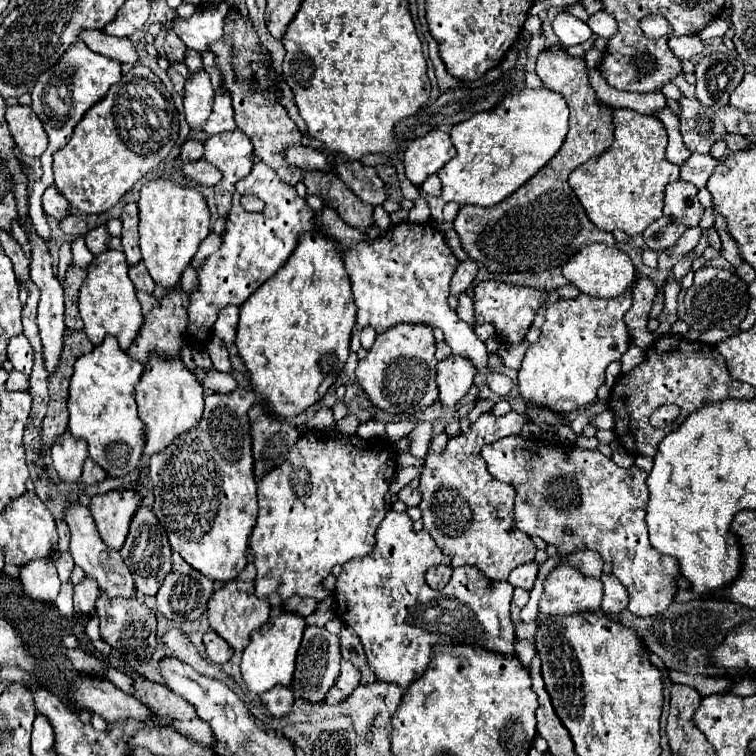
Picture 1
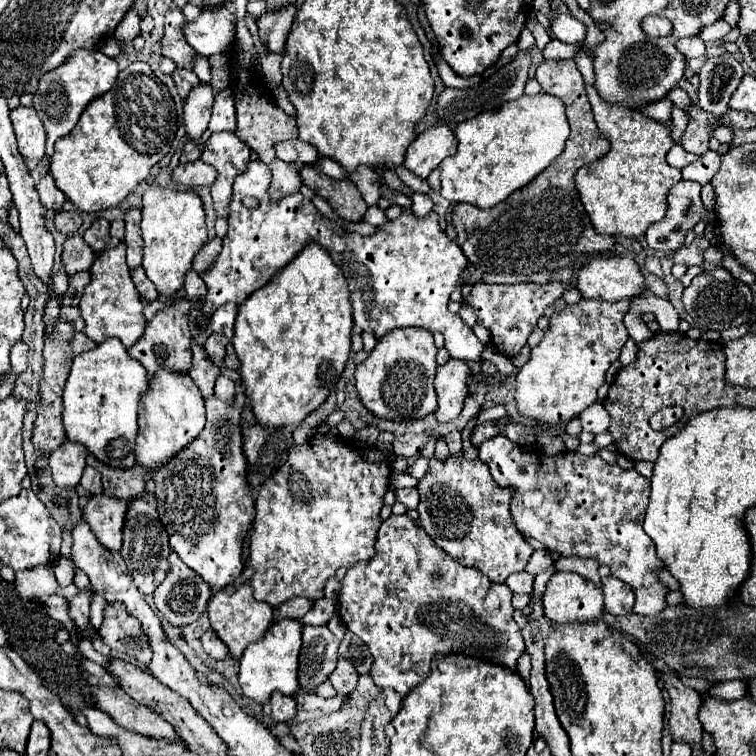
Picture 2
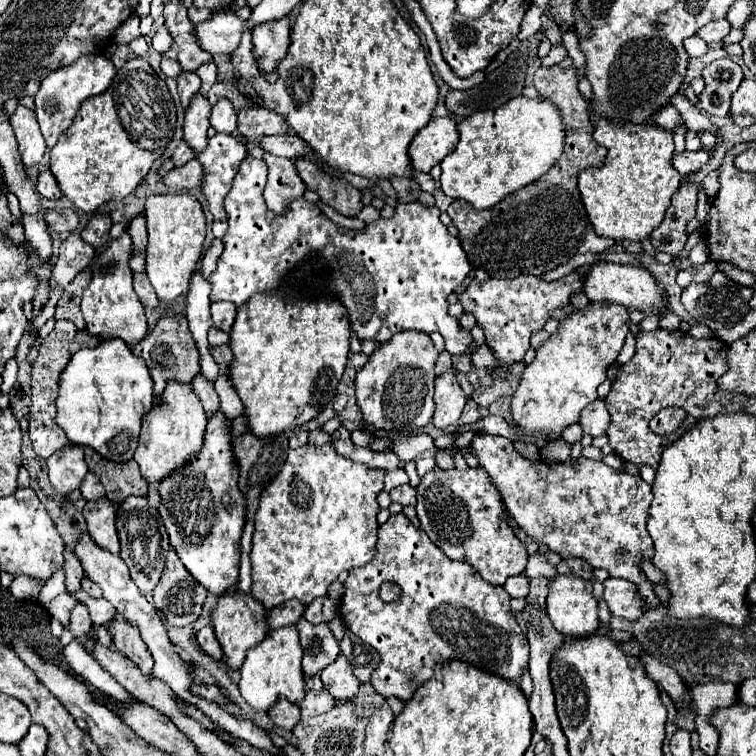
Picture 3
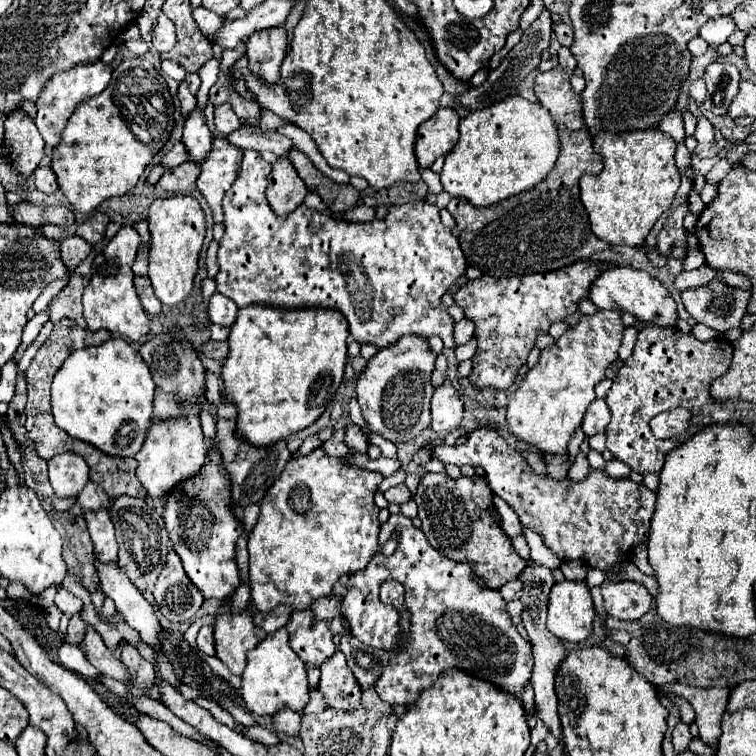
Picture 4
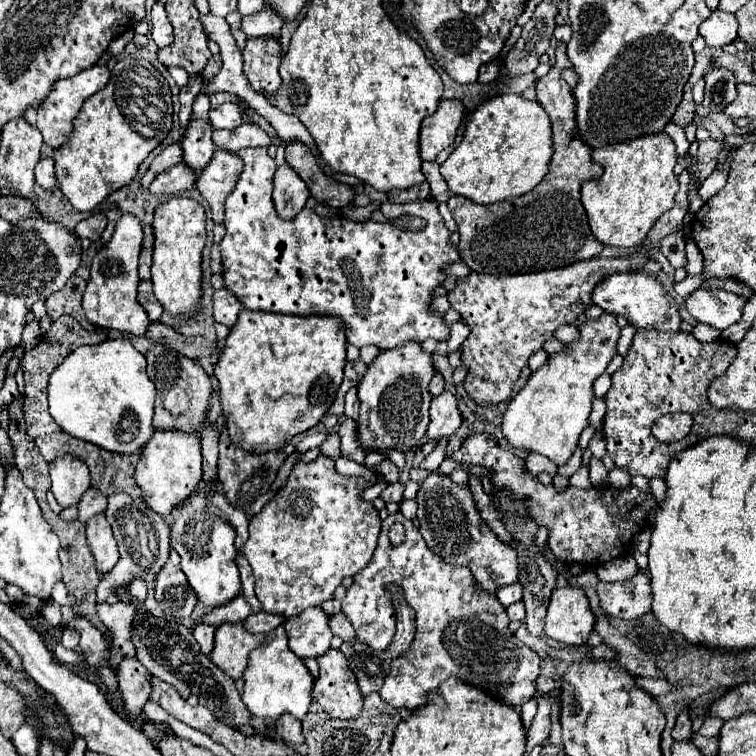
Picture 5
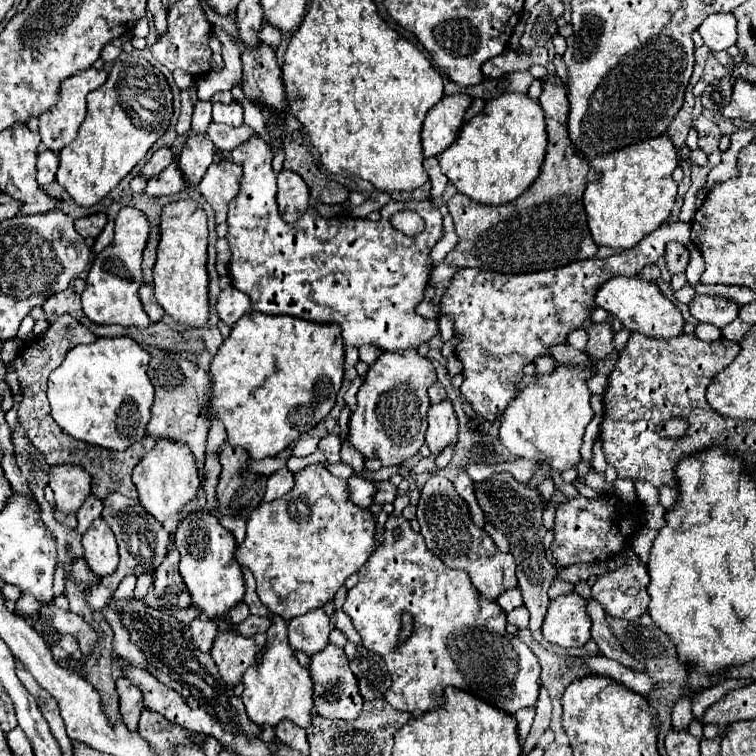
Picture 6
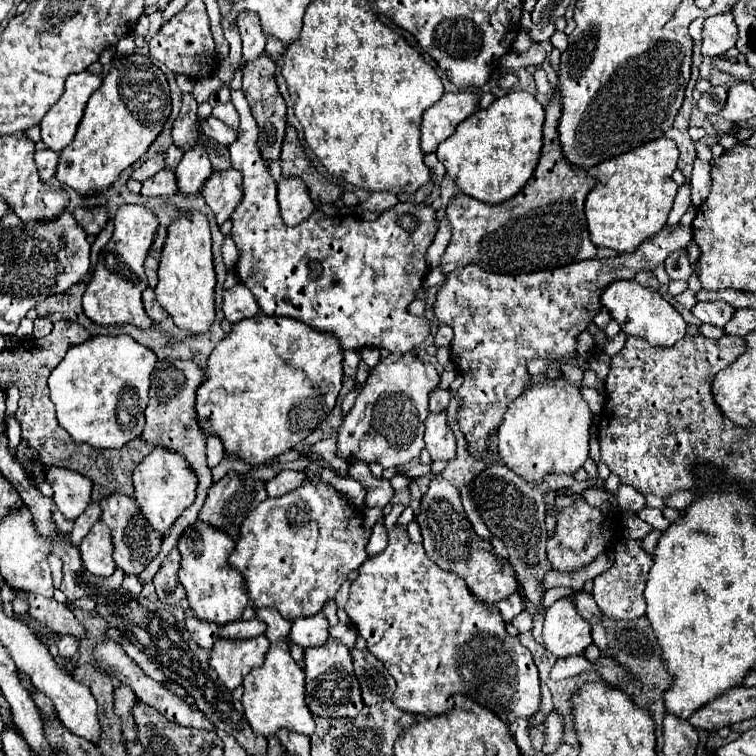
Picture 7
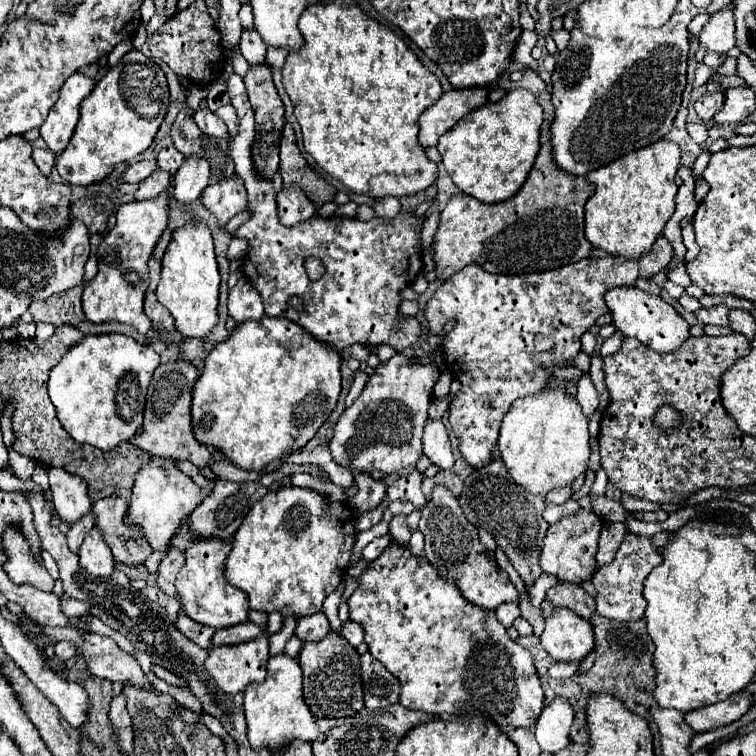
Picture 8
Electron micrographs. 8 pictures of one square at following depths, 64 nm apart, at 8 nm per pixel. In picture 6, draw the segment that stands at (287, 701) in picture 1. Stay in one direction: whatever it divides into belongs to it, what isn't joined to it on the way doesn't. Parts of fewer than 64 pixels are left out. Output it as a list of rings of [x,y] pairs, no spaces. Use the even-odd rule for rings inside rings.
[[[282,720],[274,730],[276,730],[276,736],[280,742],[298,750],[300,754],[308,754],[308,740],[306,740],[306,732],[302,728],[294,726],[290,720]]]

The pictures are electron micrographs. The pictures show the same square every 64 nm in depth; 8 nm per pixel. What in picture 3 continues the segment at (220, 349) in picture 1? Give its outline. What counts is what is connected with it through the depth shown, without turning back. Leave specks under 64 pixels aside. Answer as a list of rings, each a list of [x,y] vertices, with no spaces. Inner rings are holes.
[[[210,328],[210,332],[208,332],[208,342],[210,342],[210,346],[220,346],[220,344],[226,344],[228,342],[228,332],[224,332],[224,330],[218,330],[218,328]]]

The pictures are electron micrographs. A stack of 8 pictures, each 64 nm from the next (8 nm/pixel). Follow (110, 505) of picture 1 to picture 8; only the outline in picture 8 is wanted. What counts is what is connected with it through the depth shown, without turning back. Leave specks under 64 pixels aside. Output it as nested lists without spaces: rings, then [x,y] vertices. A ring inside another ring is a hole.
[[[92,528],[86,534],[84,544],[78,550],[78,556],[80,556],[80,566],[96,578],[108,578],[114,570],[112,552],[96,528]]]

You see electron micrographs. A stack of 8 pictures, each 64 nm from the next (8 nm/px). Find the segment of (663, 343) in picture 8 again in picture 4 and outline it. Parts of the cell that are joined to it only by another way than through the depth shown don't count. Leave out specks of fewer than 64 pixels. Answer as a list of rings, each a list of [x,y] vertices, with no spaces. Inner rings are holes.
[[[614,266],[604,270],[596,280],[594,286],[590,288],[588,296],[598,308],[602,310],[622,310],[628,312],[636,318],[636,322],[646,322],[646,324],[656,324],[662,328],[674,328],[678,322],[676,314],[676,302],[670,296],[670,292],[662,286],[660,280],[650,276],[644,270],[636,270],[630,266]]]

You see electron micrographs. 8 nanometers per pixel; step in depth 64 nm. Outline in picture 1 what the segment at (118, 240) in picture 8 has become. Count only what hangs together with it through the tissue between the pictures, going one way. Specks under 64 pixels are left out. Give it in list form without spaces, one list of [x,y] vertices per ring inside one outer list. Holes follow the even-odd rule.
[[[106,250],[94,256],[92,264],[88,266],[88,276],[80,290],[78,308],[84,322],[84,332],[94,346],[98,346],[108,334],[118,338],[122,350],[126,350],[134,342],[144,316],[136,298],[136,288],[128,278],[128,264],[122,250]]]

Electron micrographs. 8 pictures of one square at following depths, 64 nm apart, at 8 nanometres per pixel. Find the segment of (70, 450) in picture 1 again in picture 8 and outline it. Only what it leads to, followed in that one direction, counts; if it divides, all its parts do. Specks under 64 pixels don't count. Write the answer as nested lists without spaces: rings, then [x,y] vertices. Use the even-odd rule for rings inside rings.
[[[50,468],[48,476],[50,476],[52,494],[54,494],[54,510],[70,526],[76,524],[92,508],[86,482],[62,468]]]

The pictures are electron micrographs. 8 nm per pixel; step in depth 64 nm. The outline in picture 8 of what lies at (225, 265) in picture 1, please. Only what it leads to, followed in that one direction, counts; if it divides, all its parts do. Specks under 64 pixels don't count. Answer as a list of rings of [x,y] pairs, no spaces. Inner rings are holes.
[[[232,74],[226,80],[226,86],[240,120],[240,132],[236,134],[234,142],[230,142],[230,154],[234,158],[236,172],[248,190],[248,210],[254,212],[254,216],[236,230],[236,236],[250,242],[242,270],[262,294],[266,316],[288,318],[302,326],[312,338],[336,350],[352,344],[390,344],[394,350],[412,346],[420,336],[420,324],[414,318],[404,318],[398,314],[398,292],[400,288],[412,284],[422,268],[422,220],[418,220],[412,212],[402,210],[392,222],[382,218],[362,222],[358,218],[314,216],[292,228],[282,226],[278,220],[272,182],[256,176],[250,158],[250,144],[254,140],[254,110],[248,102],[242,76]],[[308,256],[320,258],[326,268],[324,276],[316,282],[312,282],[304,270],[304,260]],[[290,296],[300,296],[304,300],[306,314],[298,314],[288,306]]]

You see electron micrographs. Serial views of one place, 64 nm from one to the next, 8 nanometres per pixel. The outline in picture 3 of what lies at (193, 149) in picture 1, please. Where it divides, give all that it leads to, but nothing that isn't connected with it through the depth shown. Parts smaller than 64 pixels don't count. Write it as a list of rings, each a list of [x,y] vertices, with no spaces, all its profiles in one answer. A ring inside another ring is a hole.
[[[184,142],[184,144],[180,144],[174,152],[172,152],[172,162],[174,162],[174,166],[182,166],[182,164],[186,164],[188,160],[192,160],[192,158],[196,158],[196,154],[194,154],[194,150]]]

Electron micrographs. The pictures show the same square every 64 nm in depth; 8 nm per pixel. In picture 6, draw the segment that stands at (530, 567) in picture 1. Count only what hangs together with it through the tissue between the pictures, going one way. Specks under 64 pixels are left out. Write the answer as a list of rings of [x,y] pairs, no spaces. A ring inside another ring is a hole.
[[[512,588],[512,590],[508,590],[508,592],[504,592],[504,594],[500,594],[498,596],[498,606],[506,612],[506,614],[510,614],[512,610],[516,610],[516,608],[520,608],[522,606],[522,596],[520,596],[520,590],[518,588]]]

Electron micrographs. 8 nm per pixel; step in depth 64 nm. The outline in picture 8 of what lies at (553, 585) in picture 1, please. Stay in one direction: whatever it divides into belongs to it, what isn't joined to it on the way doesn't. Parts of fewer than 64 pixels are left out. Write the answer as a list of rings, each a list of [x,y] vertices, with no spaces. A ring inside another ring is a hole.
[[[554,608],[540,640],[554,662],[582,662],[594,650],[592,624],[566,608]]]

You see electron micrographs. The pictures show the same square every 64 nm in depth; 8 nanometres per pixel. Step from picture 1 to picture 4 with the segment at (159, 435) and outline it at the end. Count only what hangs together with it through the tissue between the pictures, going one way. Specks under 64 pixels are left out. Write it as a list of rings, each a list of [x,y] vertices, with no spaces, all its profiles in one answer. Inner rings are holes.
[[[184,412],[186,418],[170,418],[168,420],[152,420],[152,428],[148,432],[148,438],[144,442],[144,446],[140,448],[140,452],[134,456],[138,460],[138,480],[142,482],[144,490],[148,492],[148,498],[152,498],[154,502],[166,504],[168,494],[172,494],[174,490],[178,490],[178,486],[182,486],[184,482],[188,482],[190,478],[194,478],[200,468],[206,462],[206,444],[204,444],[204,436],[200,430],[200,416],[198,412]]]

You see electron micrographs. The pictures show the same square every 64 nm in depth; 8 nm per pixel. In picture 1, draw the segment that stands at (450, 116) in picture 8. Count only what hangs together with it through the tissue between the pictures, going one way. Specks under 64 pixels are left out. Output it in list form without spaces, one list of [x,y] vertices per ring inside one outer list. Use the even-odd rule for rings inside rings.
[[[430,130],[406,146],[402,156],[406,178],[414,186],[420,186],[430,174],[438,172],[454,156],[456,148],[450,136],[442,130]]]

